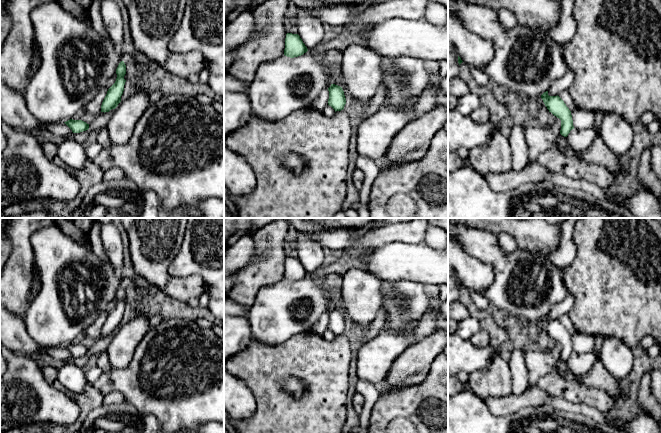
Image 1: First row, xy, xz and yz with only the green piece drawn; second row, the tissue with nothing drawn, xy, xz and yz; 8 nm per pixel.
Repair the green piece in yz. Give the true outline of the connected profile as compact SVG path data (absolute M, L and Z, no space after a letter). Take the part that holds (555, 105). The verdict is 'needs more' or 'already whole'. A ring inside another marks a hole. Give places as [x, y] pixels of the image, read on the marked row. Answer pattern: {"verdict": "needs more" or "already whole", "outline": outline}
{"verdict": "already whole", "outline": "M546 91L541 95L541 98L549 112L561 120L560 134L567 137L574 129L571 111L558 95L549 96L548 91Z"}

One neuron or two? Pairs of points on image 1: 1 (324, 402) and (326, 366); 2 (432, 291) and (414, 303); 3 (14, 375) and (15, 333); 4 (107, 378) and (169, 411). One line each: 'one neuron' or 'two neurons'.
1: one neuron
2: two neurons
3: two neurons
4: one neuron

